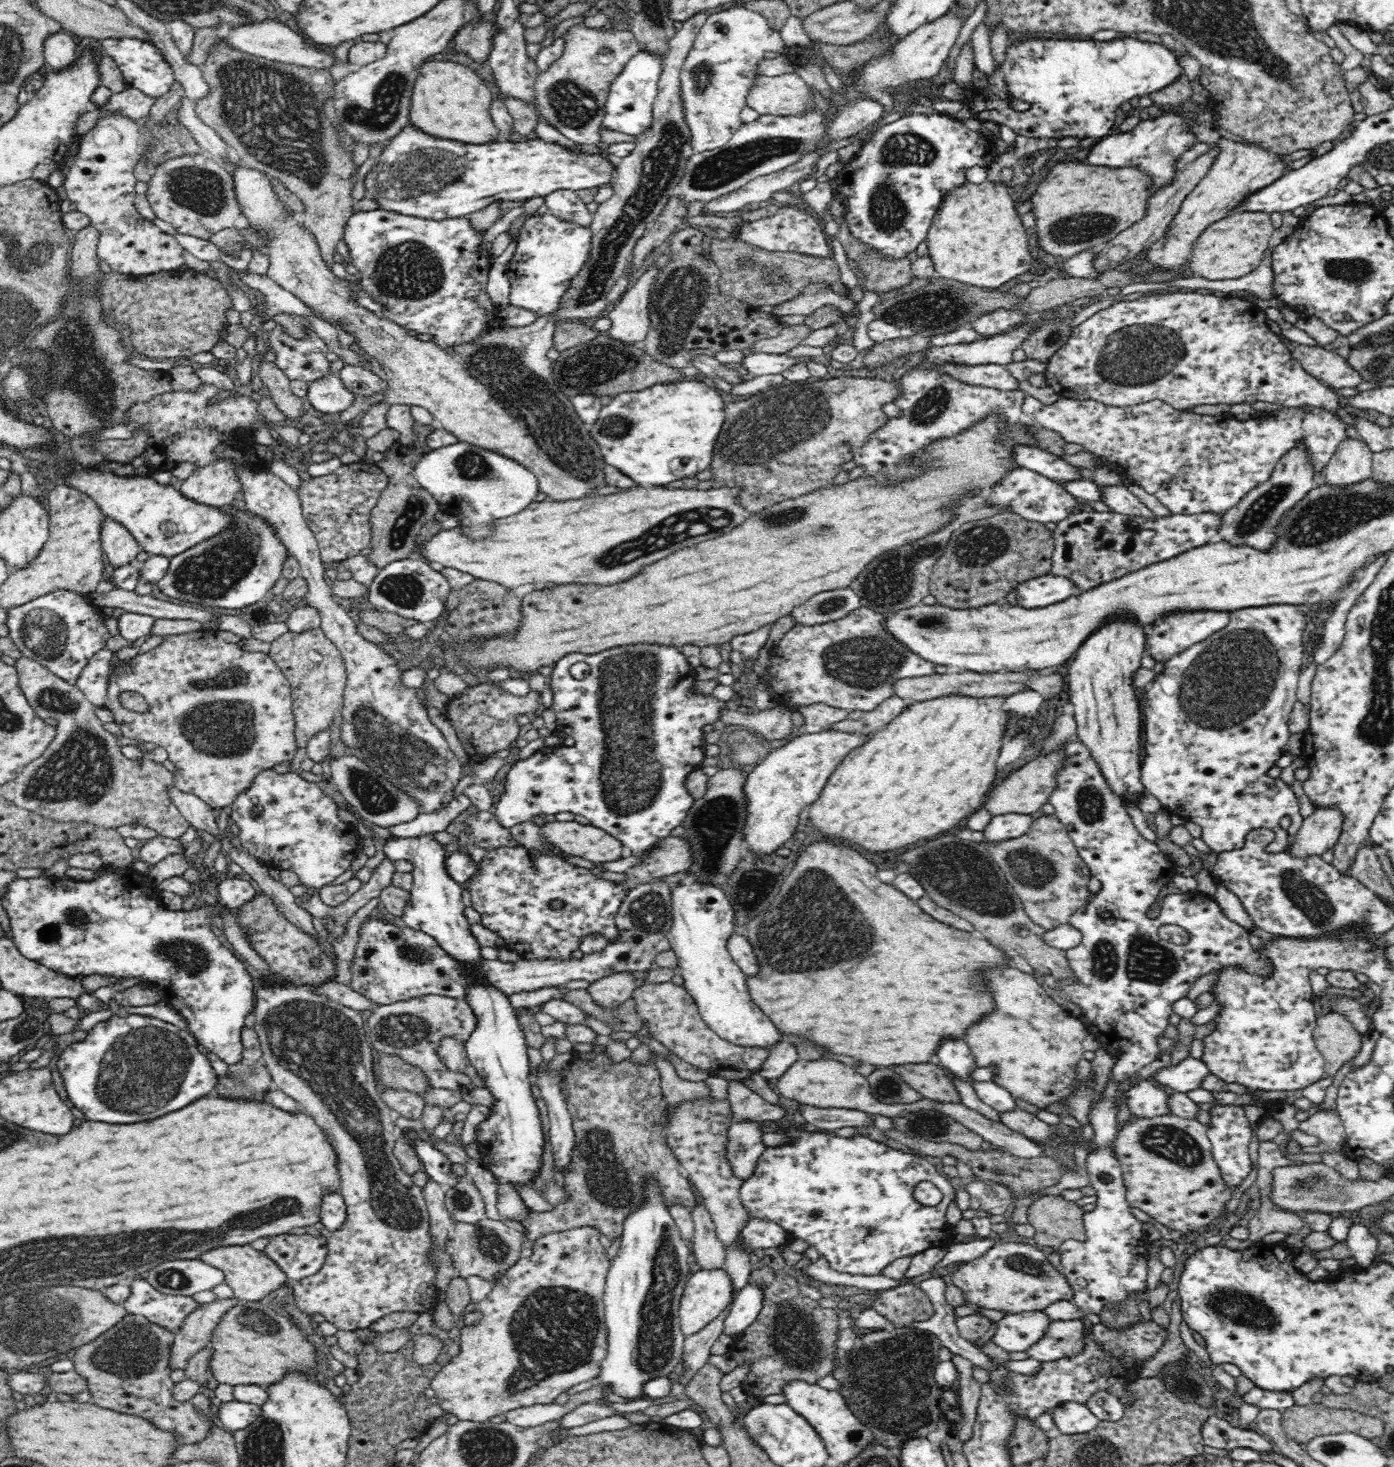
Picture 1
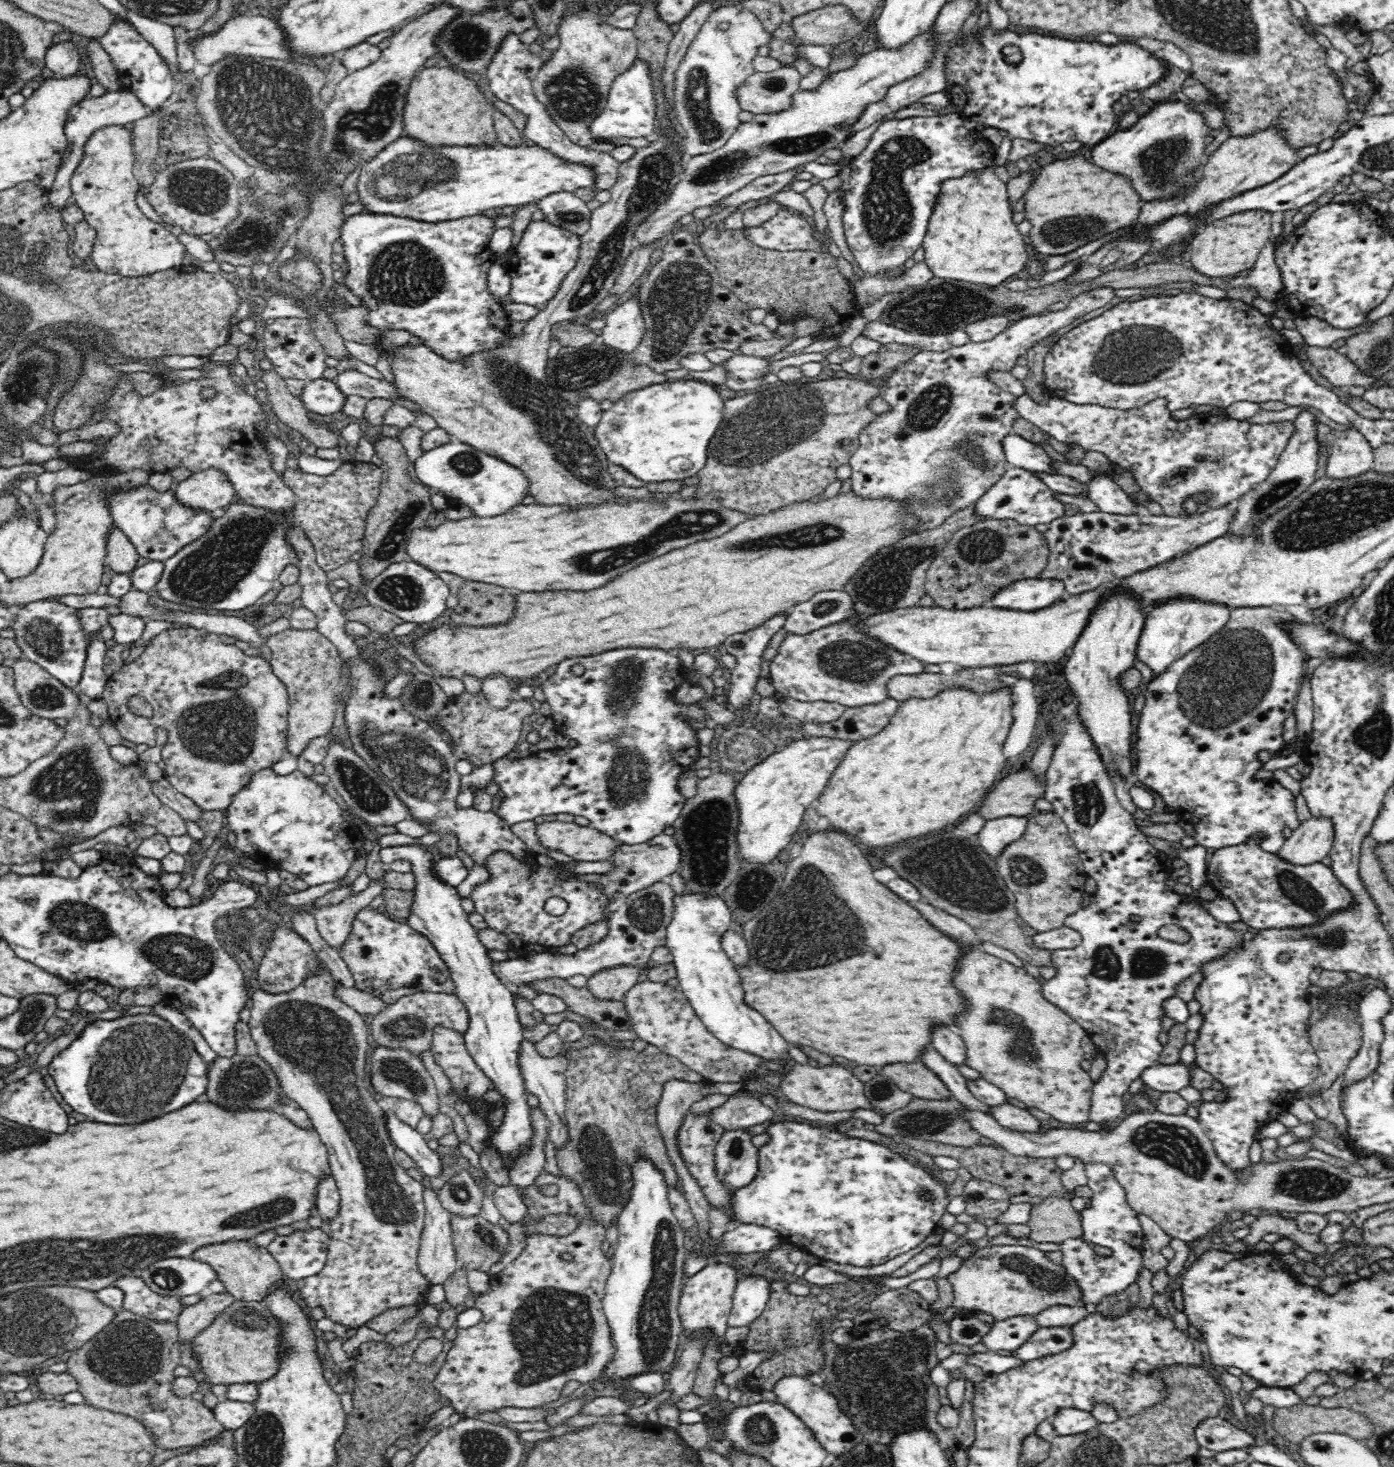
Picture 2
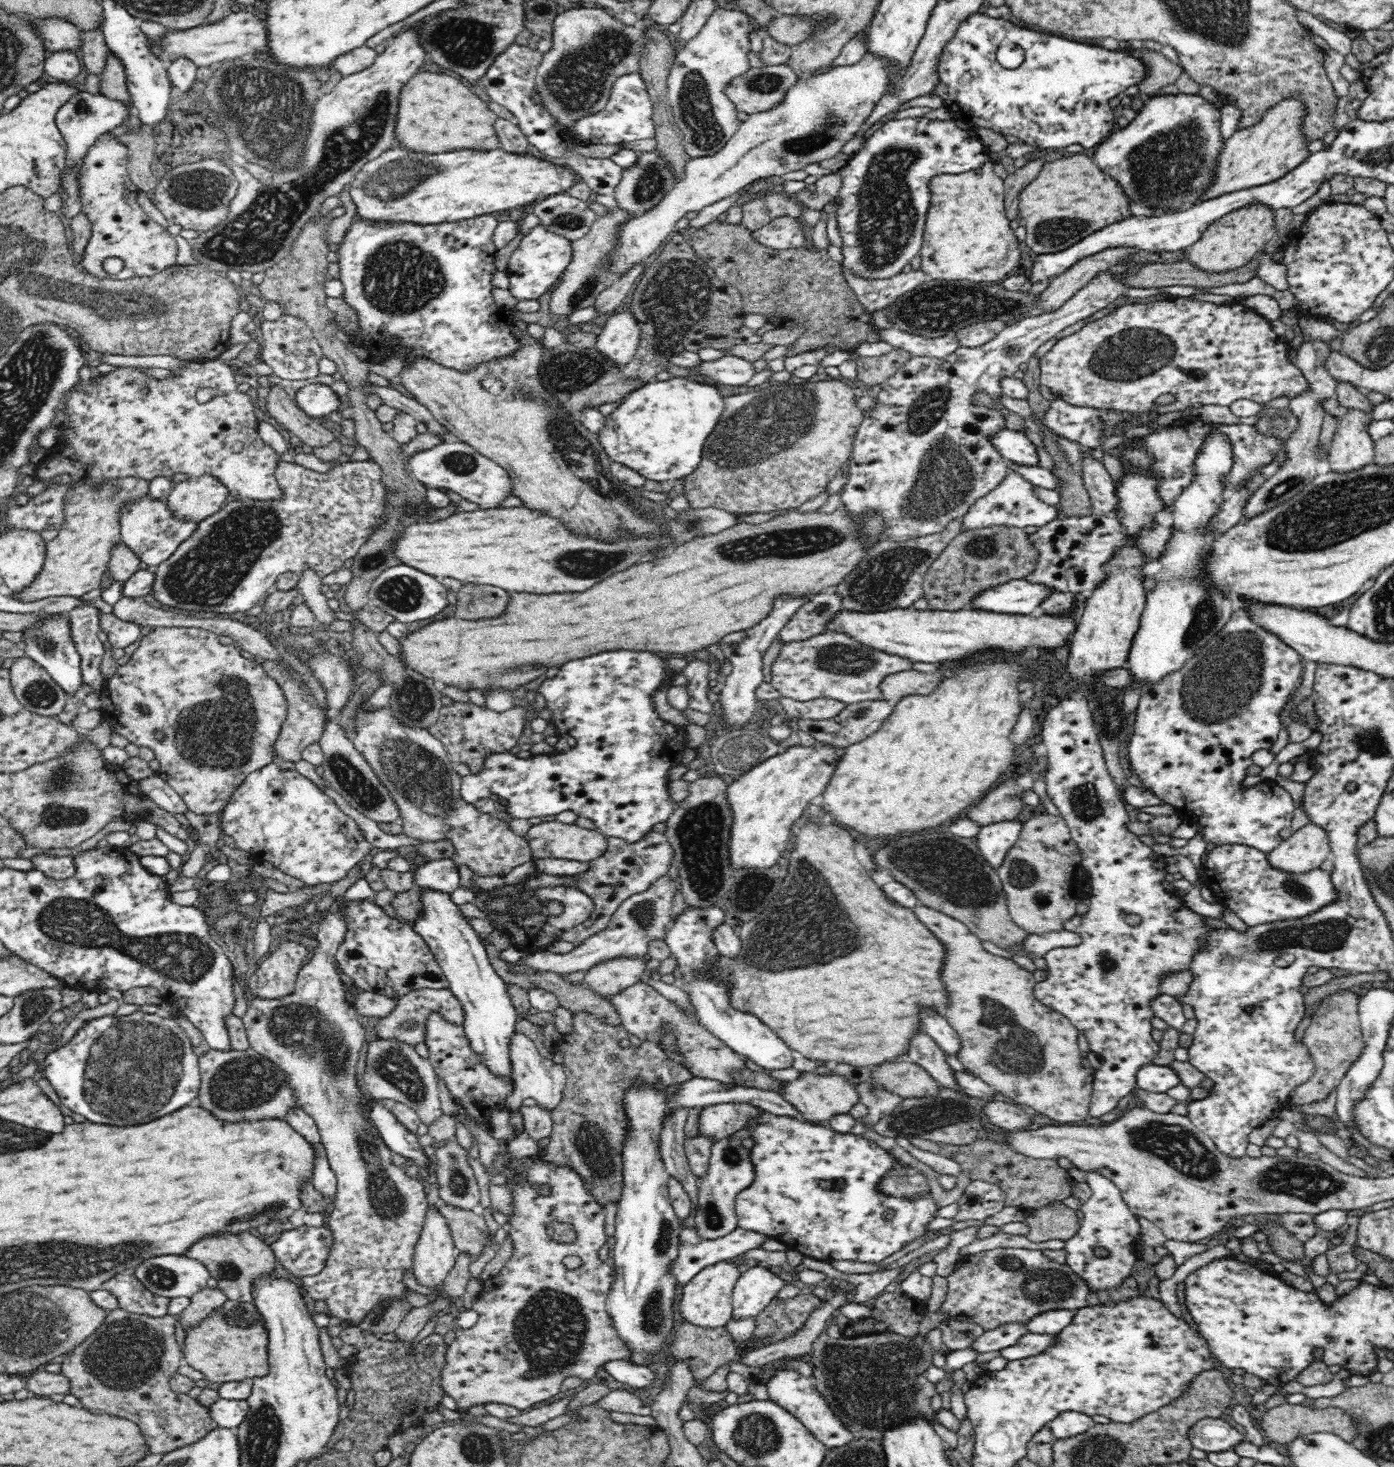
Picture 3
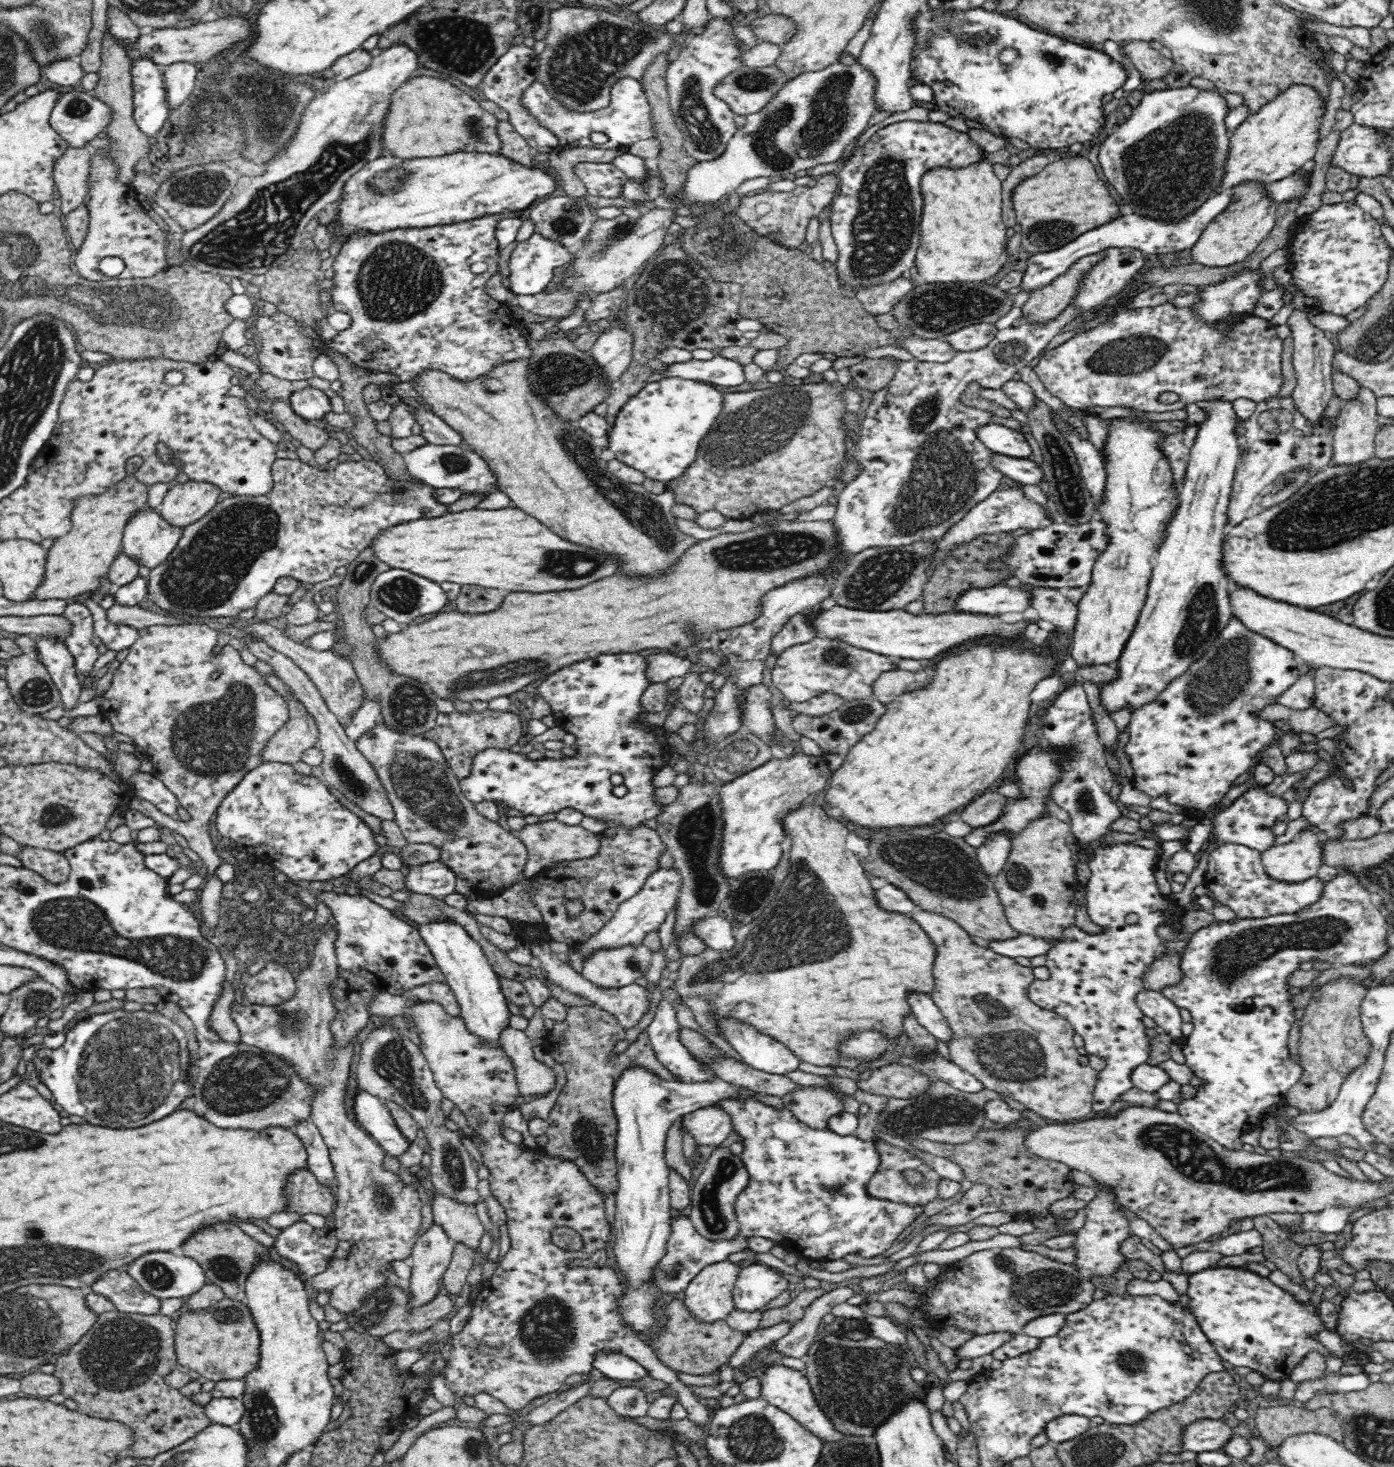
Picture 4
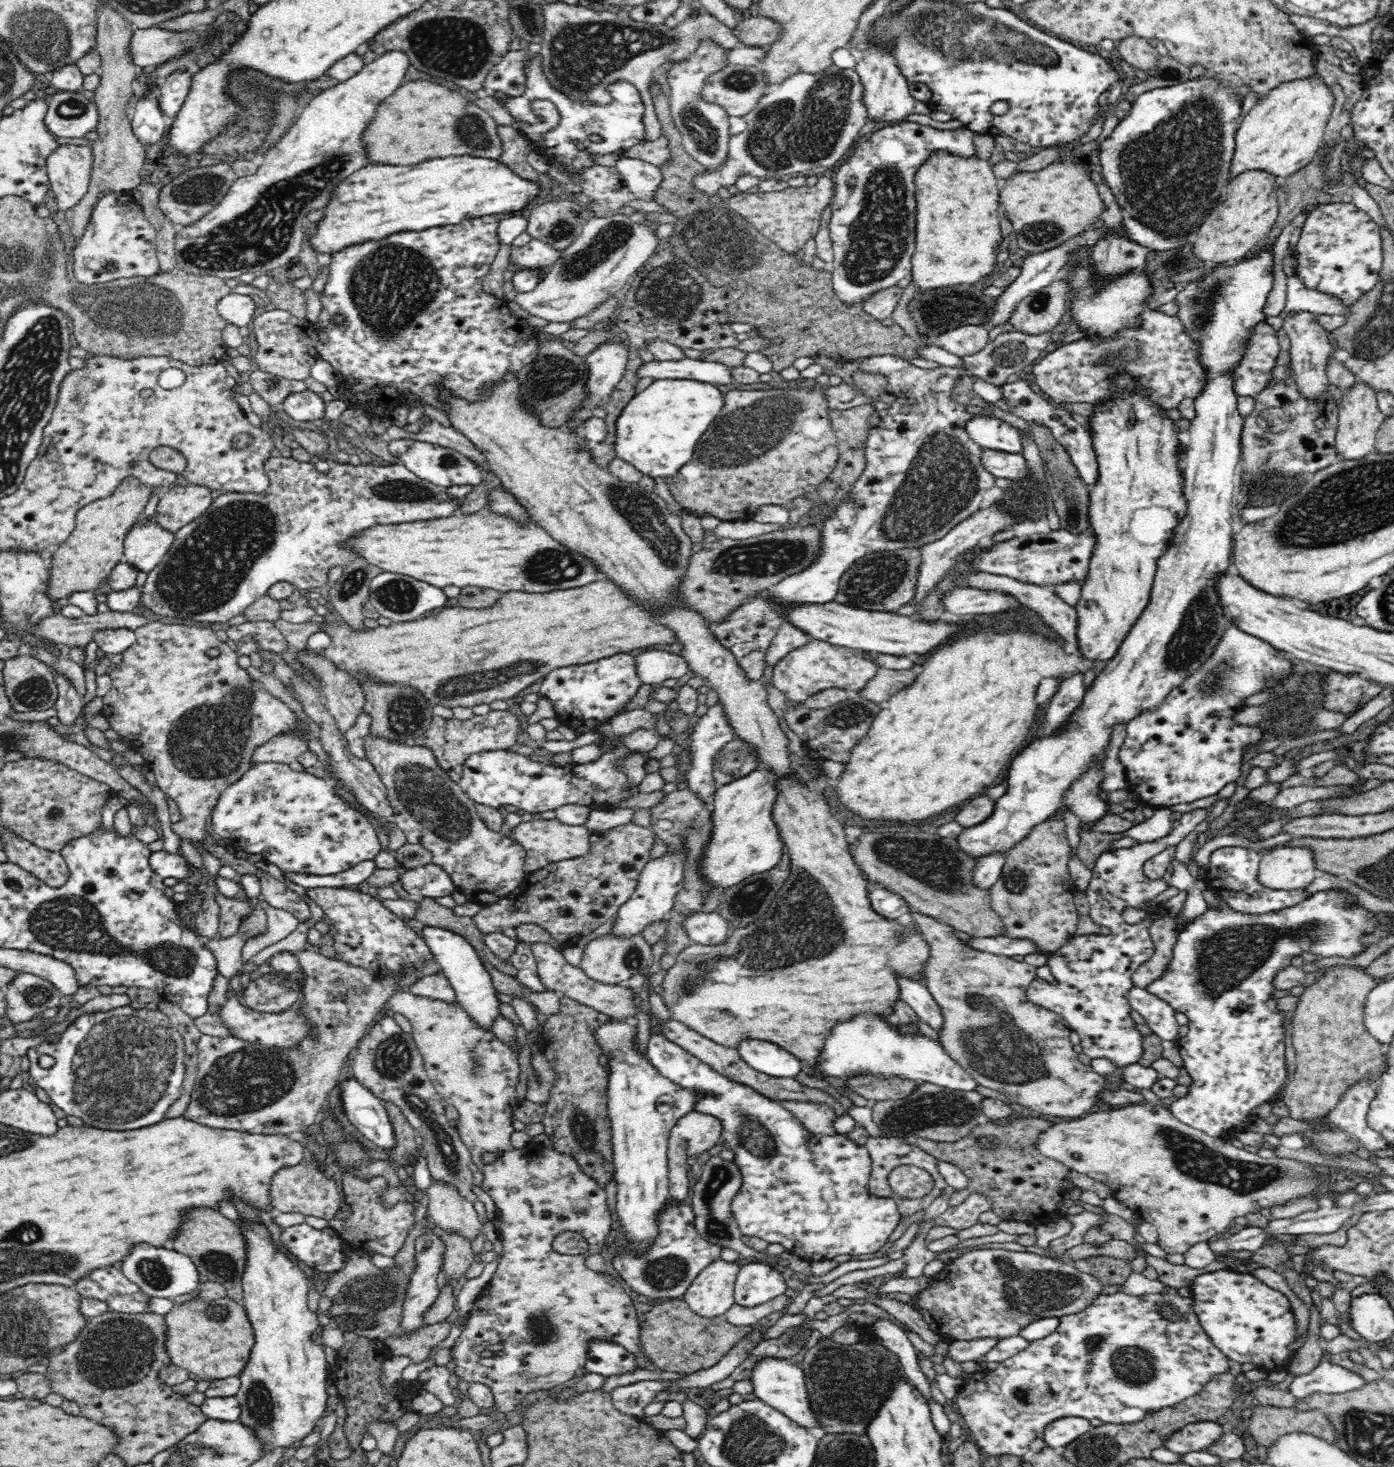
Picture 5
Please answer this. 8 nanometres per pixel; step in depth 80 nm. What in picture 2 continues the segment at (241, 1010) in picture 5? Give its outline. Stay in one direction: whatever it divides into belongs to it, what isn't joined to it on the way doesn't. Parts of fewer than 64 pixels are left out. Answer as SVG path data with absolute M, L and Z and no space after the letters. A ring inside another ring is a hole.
M384 881L371 882L362 894L345 898L338 904L325 907L305 905L303 908L313 915L316 928L324 941L338 950L350 934L356 912L368 906L376 896L382 895L386 887ZM319 959L316 970L312 970L312 974L308 974L308 978L304 978L294 990L266 993L258 989L254 992L247 1025L256 1052L272 1067L282 1092L312 1118L322 1144L328 1148L330 1173L337 1182L340 1195L340 1210L326 1226L332 1243L324 1268L314 1276L295 1280L294 1285L308 1306L322 1306L326 1317L350 1329L360 1328L372 1316L382 1314L388 1308L417 1306L426 1300L426 1290L431 1284L418 1271L416 1261L424 1229L426 1182L410 1177L407 1170L395 1162L397 1149L390 1141L383 1109L364 1073L370 1029L362 1015L337 997L335 990L338 986L325 962Z

